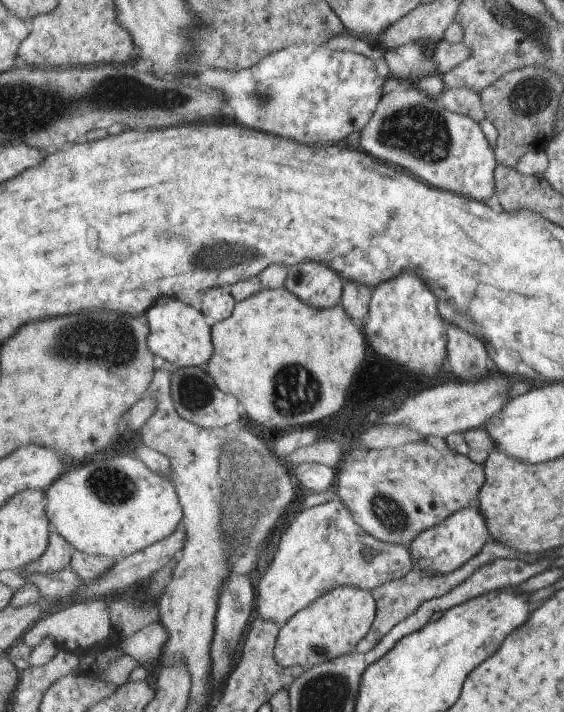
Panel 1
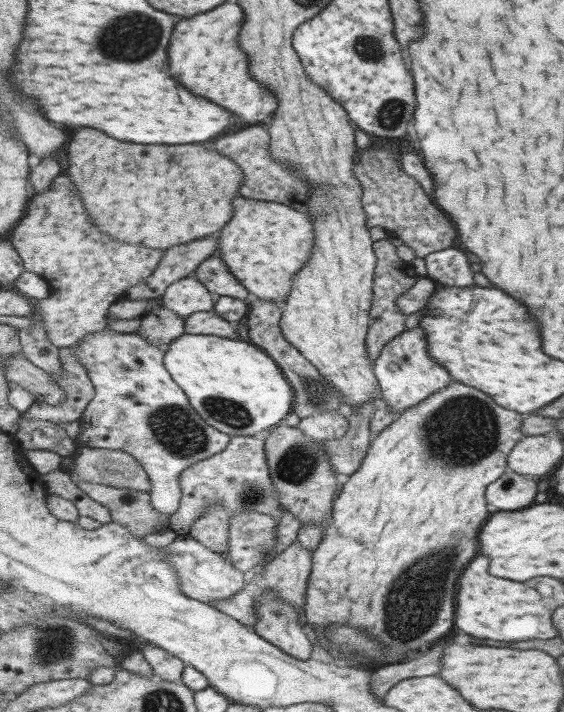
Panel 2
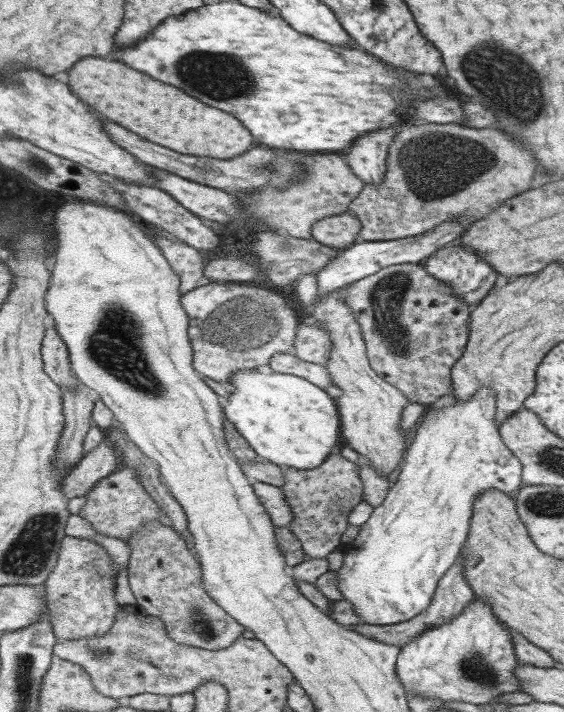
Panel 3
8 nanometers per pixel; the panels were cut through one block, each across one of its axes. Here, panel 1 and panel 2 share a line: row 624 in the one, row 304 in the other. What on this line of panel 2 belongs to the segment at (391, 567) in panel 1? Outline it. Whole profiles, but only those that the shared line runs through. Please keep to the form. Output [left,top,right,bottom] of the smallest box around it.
[217,198,315,306]

